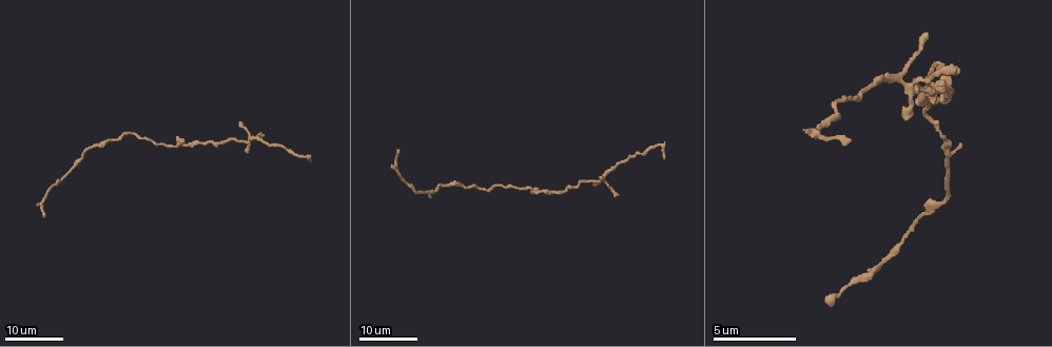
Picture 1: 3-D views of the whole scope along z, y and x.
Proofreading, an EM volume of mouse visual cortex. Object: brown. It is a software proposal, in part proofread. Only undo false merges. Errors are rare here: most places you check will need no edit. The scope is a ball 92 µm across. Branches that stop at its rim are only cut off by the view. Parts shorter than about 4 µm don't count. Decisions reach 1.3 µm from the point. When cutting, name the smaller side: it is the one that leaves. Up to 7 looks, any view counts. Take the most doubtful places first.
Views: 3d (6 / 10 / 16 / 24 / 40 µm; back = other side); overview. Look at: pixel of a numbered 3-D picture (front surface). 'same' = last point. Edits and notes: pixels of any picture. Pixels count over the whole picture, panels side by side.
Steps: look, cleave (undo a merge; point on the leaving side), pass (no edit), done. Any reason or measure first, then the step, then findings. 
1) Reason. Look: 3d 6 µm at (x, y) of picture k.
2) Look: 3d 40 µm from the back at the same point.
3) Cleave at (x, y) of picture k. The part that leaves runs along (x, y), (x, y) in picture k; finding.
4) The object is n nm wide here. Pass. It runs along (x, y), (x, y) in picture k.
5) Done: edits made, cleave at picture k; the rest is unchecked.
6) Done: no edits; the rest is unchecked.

Four or more arms meet. Look: 3d 16 µm at (250, 142) of picture 1.

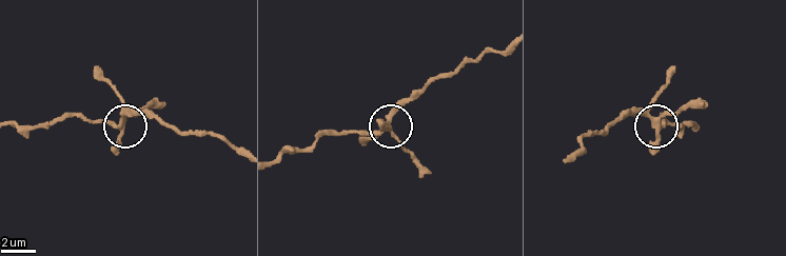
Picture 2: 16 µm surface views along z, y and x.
Look: 3d 6 µm at (387, 123) of picture 2.

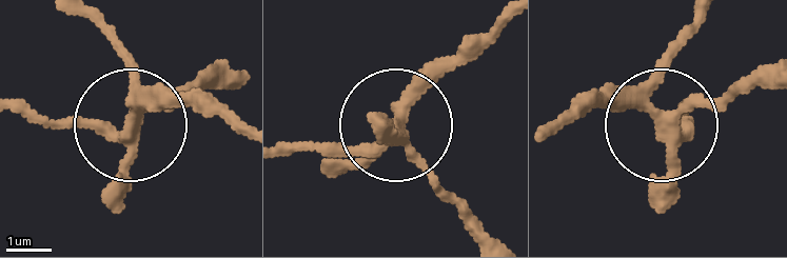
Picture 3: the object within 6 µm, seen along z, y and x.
Look: 3d 6 µm from the back at (664, 121) of picture 3.

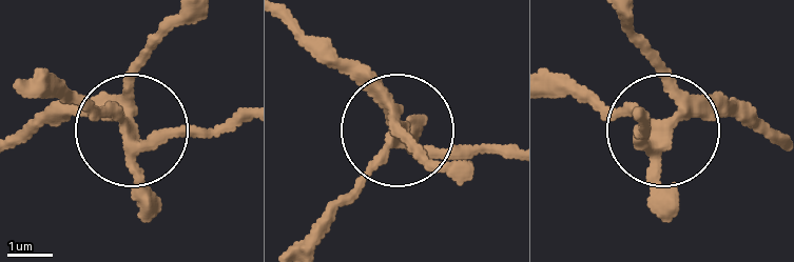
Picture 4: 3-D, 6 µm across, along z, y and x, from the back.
Pass. It runs along (639, 117), (654, 132), (585, 86) in picture 4; all the same neuron.

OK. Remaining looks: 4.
Sudden change in width. Look: 3d 16 µm at (181, 144) of picture 1.

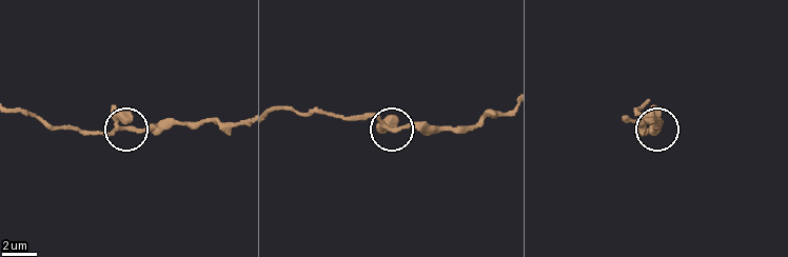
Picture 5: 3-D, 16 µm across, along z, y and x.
Closer look. Look: 3d 6 µm at (133, 129) of picture 5.

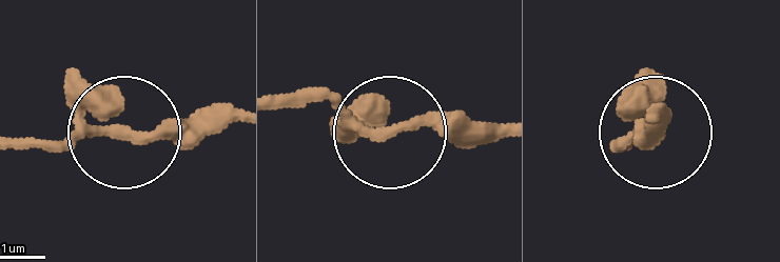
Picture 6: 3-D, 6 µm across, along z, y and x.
The object is 320 nm wide here. Pass. It runs along (278, 104), (324, 104), (381, 126), (505, 126) in picture 6; one neuron here.

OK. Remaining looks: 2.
Sudden change in width. Look: 3d 24 µm at (107, 140) of picture 1.

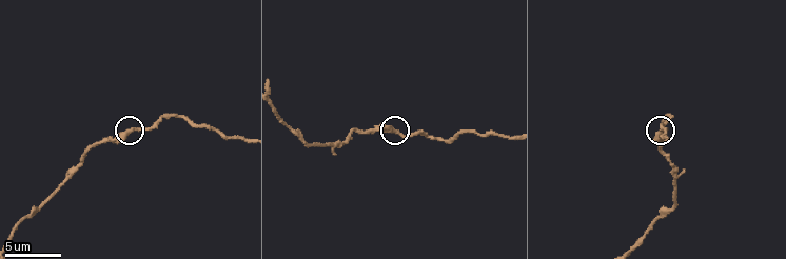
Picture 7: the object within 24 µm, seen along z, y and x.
Look: 3d 10 µm at (394, 131) of picture 7.

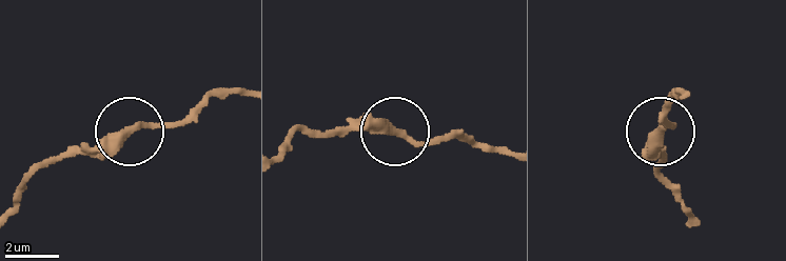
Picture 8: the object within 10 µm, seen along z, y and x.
Pass. It runs along (242, 94), (209, 96), (181, 119), (140, 121), (69, 153) in picture 8; one neuron here.

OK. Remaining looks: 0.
Done: no edits; the rest is unchecked.

